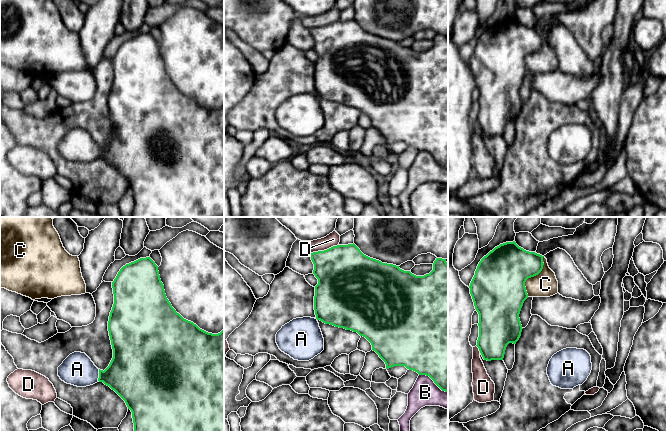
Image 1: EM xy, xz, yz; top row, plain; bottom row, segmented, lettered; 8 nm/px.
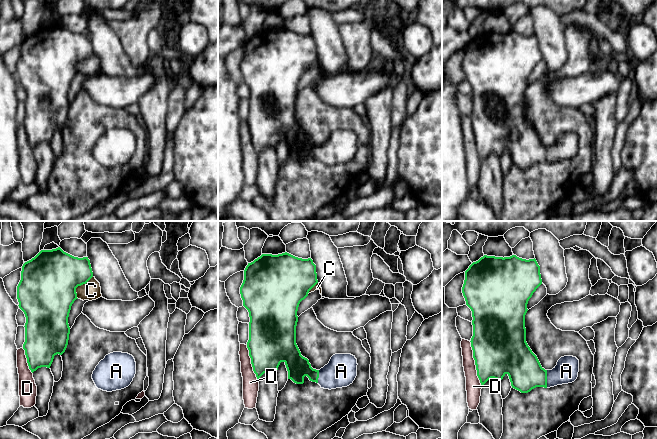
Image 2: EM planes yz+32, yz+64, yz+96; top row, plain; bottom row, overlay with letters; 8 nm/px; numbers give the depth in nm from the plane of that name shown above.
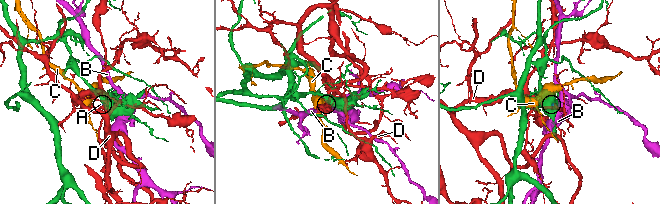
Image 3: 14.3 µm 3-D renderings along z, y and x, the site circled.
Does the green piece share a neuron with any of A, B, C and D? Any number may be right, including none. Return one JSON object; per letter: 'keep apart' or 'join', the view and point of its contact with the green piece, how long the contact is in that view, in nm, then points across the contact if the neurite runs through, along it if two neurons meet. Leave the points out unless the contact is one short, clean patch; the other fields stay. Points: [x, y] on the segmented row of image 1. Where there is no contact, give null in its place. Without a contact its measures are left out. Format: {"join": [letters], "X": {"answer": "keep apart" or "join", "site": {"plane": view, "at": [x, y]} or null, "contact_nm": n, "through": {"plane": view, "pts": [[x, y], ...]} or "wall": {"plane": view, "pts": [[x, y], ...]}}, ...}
{"join": ["A"], "A": {"answer": "join", "site": {"plane": "xy", "at": [99, 375]}, "contact_nm": 100, "through": {"plane": "xy", "pts": [[130, 374], [99, 375], [83, 373], [77, 369]]}}, "B": {"answer": "keep apart", "site": {"plane": "xz", "at": [433, 380]}, "contact_nm": 280}, "C": {"answer": "keep apart", "site": {"plane": "yz", "at": [532, 276]}, "contact_nm": 360}, "D": {"answer": "keep apart", "site": {"plane": "xz", "at": [324, 250]}, "contact_nm": 260}}

